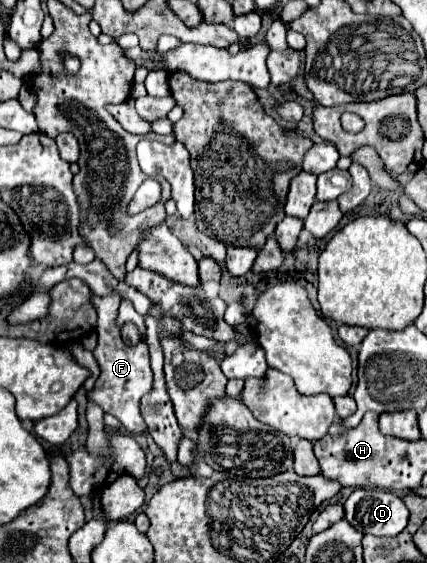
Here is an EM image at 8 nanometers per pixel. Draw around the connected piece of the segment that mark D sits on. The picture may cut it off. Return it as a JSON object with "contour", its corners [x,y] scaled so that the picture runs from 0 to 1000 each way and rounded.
{"contour":[[[836,867],[808,888],[808,924],[845,948],[930,952],[948,941],[958,906],[944,888],[906,870]]]}

